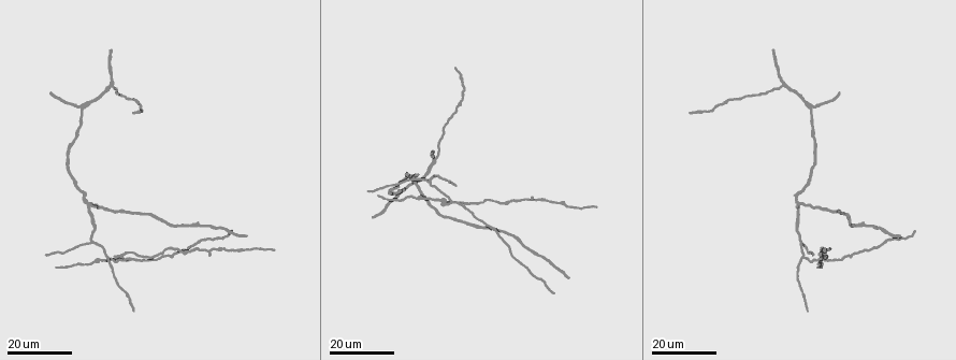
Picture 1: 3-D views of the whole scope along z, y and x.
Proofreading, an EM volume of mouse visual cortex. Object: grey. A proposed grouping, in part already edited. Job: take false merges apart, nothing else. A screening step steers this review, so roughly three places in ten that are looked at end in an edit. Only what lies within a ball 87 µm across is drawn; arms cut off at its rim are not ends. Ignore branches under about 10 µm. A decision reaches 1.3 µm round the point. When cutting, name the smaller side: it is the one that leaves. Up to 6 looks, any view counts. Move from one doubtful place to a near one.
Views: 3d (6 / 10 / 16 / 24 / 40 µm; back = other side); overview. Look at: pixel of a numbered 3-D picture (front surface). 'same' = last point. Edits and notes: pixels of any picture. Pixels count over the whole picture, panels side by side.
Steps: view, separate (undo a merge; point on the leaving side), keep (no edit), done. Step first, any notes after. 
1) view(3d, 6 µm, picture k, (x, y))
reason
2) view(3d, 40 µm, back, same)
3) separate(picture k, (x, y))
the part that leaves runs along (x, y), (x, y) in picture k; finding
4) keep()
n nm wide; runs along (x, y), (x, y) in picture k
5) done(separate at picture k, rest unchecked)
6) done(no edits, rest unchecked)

view(3d, 16 µm, picture 1, (130, 259))
arms part here

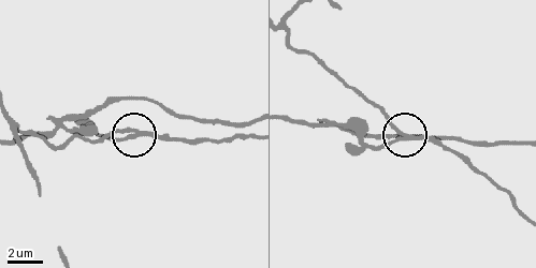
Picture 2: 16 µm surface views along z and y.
view(3d, 10 µm, picture 2, (397, 139))
closer look

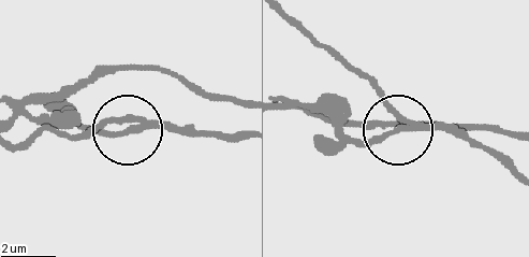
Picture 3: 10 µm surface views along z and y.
separate(picture 3, (114, 131))
side arm 49 µm; two neurons meet here

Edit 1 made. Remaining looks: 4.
view(overview)

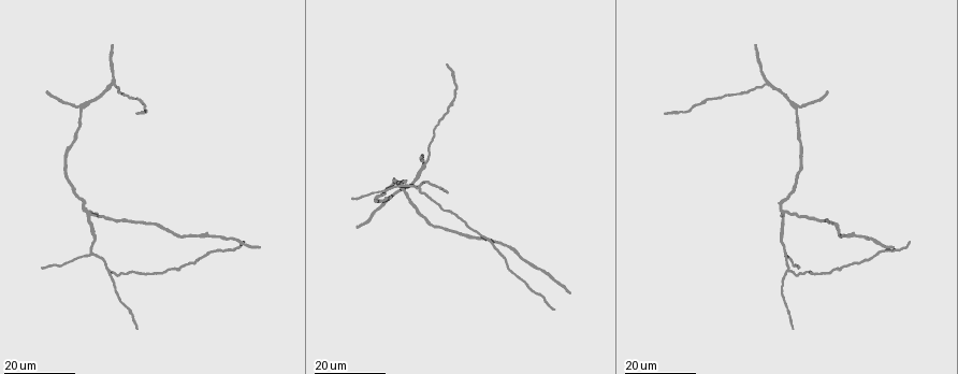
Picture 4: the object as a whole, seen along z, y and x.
view(3d, 24 µm, picture 4, (417, 186))
branch point

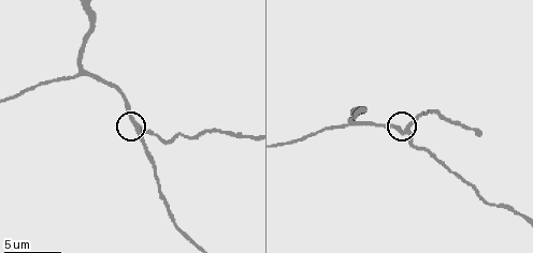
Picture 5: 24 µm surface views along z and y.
view(3d, 10 µm, picture 5, (137, 124))
closer look

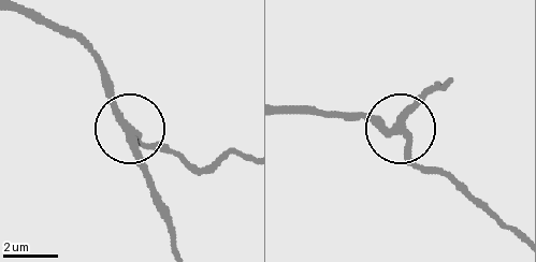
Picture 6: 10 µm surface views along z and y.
view(3d, 6 µm, picture 6, (400, 126))

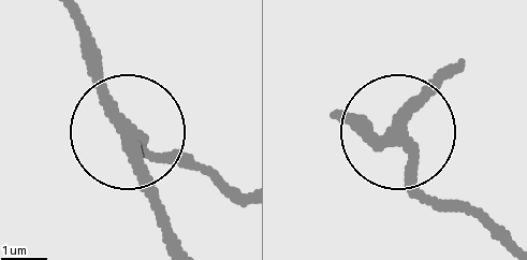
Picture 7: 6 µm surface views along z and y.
keep()
250 nm wide; all the same neuron

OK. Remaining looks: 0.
done(separate at picture 3, rest unchecked)

